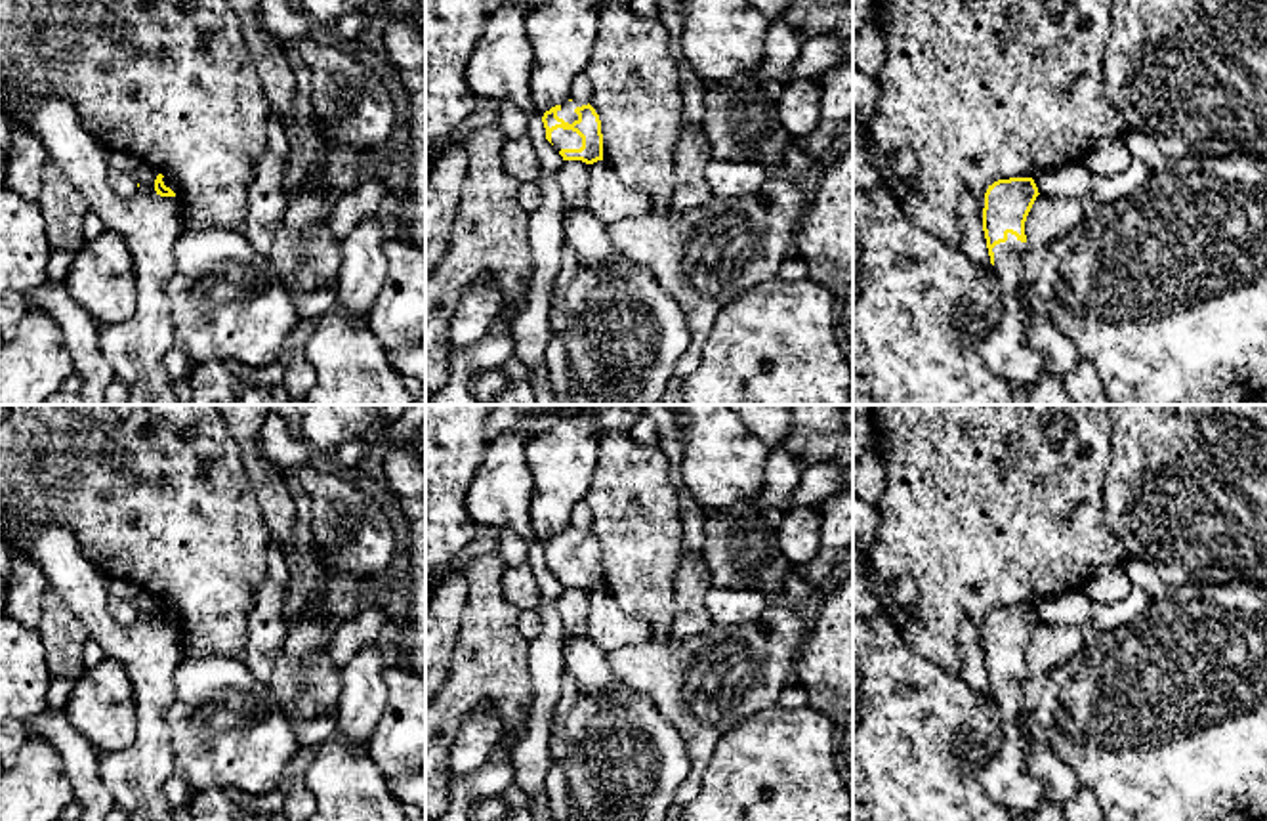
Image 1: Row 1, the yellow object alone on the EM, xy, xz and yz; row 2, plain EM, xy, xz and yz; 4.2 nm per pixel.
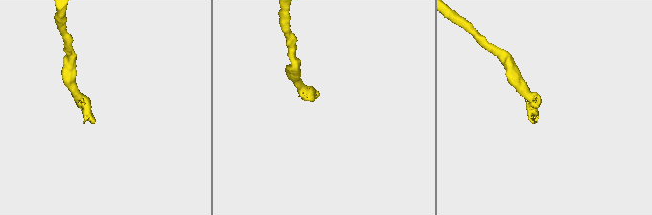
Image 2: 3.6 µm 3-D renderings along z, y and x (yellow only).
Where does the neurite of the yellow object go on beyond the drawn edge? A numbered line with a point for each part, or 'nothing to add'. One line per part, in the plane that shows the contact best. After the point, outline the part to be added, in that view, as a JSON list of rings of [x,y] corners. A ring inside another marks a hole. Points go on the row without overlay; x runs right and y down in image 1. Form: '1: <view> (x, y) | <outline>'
1: xz (561, 566) | [[[557,556],[551,559],[551,571],[557,579],[561,577],[580,577],[582,565],[572,558]]]

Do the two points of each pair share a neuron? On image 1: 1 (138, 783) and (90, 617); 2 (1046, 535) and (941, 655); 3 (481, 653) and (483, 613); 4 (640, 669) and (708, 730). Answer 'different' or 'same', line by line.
1: same
2: same
3: same
4: same

